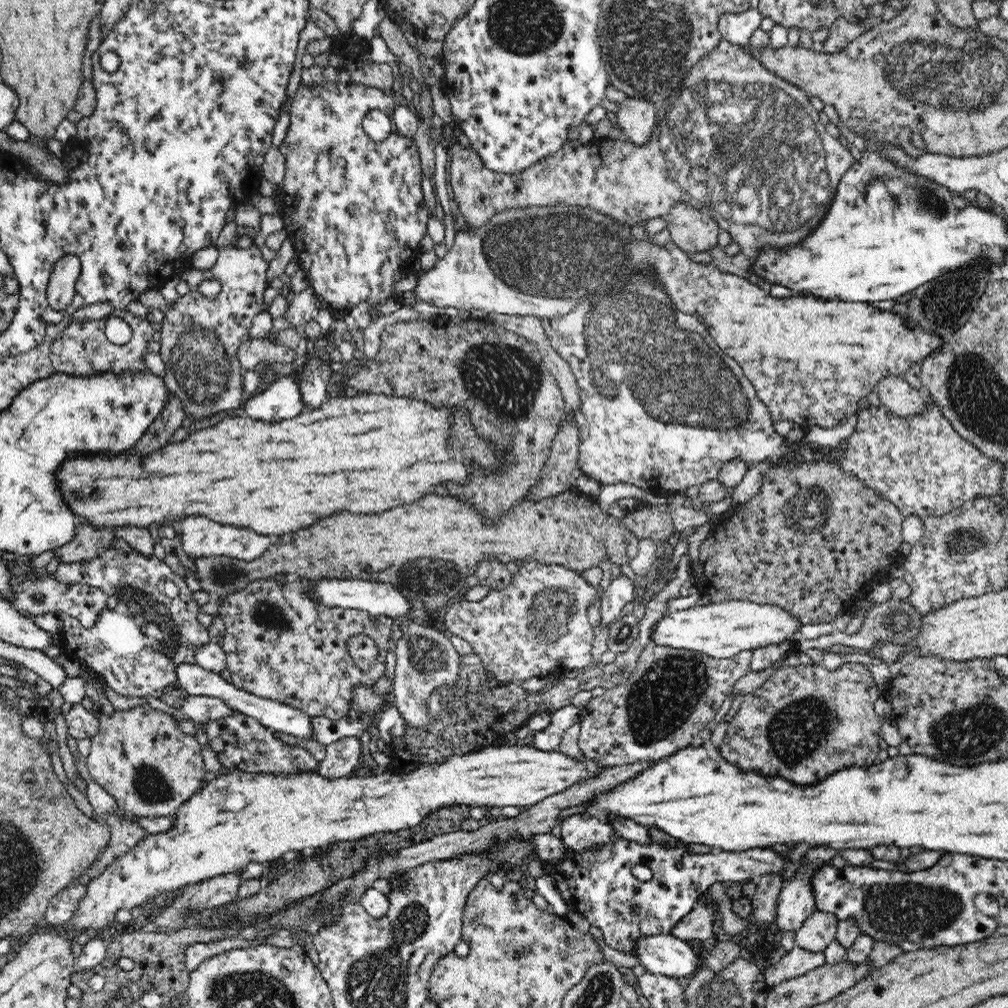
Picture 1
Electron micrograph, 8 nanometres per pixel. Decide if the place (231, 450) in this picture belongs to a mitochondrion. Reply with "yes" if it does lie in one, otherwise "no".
no

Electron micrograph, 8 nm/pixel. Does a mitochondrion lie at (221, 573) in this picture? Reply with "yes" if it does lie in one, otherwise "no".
yes

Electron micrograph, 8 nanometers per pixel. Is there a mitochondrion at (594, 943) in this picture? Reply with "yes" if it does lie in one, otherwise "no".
no

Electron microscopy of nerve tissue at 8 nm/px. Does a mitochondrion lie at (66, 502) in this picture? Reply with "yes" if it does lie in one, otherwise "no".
no

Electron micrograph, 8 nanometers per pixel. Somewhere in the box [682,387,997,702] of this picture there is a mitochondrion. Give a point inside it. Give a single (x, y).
(962, 541)

